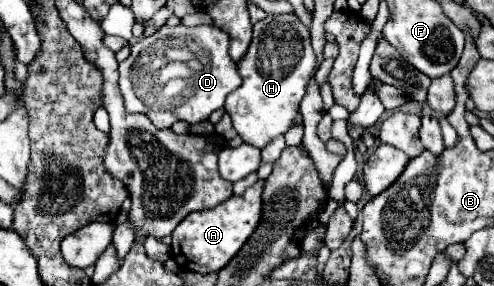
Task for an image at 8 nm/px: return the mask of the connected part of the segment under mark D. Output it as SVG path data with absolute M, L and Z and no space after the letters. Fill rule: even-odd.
M162 26L158 28L152 36L146 36L142 40L138 40L136 44L132 44L132 54L120 62L120 92L124 98L124 106L128 112L132 114L146 114L150 118L150 122L156 128L170 128L176 120L184 120L188 124L196 124L206 120L214 110L224 106L226 96L236 90L242 84L242 78L236 70L234 60L228 56L228 34L216 26L196 26L196 28L188 28L188 26ZM176 66L176 78L184 78L182 90L176 96L168 94L168 80L170 80L170 68Z

